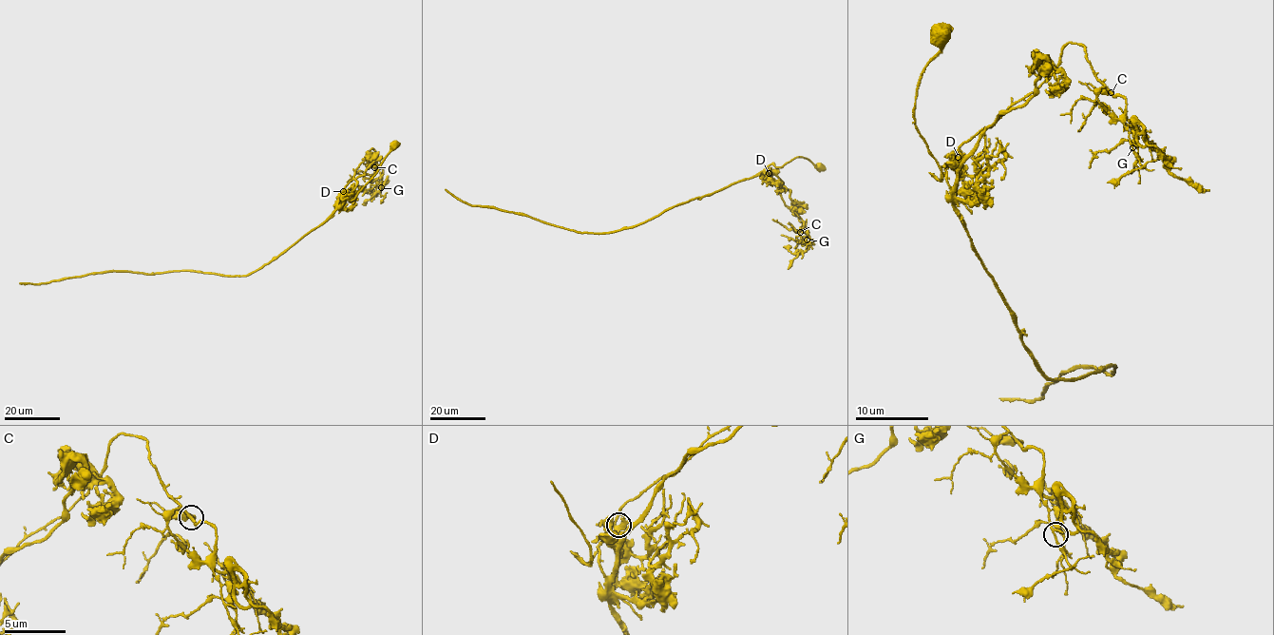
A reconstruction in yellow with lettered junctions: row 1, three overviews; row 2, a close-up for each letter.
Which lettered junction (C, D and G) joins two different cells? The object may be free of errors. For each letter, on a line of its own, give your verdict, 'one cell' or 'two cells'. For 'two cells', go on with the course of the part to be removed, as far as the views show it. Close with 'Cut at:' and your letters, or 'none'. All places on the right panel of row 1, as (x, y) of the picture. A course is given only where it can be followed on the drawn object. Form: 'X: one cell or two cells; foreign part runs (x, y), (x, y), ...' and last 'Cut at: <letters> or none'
C: one cell
D: two cells; foreign part runs (958, 156), (1078, 43), (1093, 74), (1126, 100), (1124, 120), (1171, 173), (1209, 191)
G: one cell
Cut at: D

